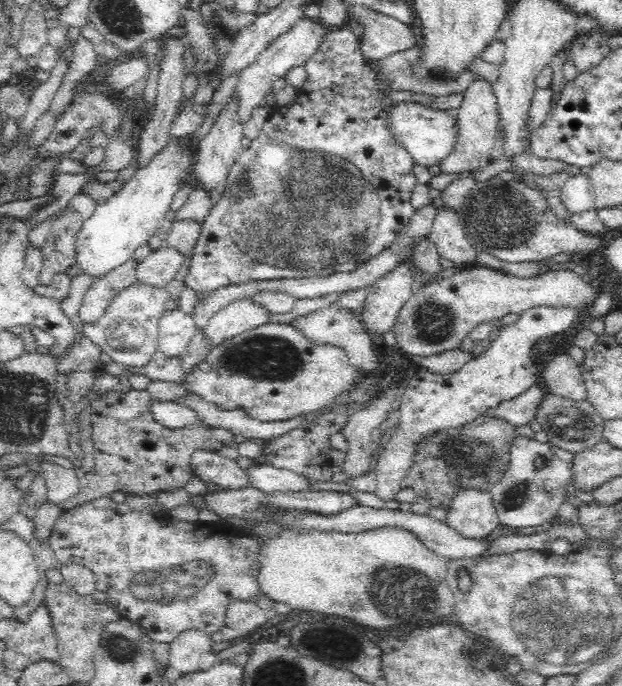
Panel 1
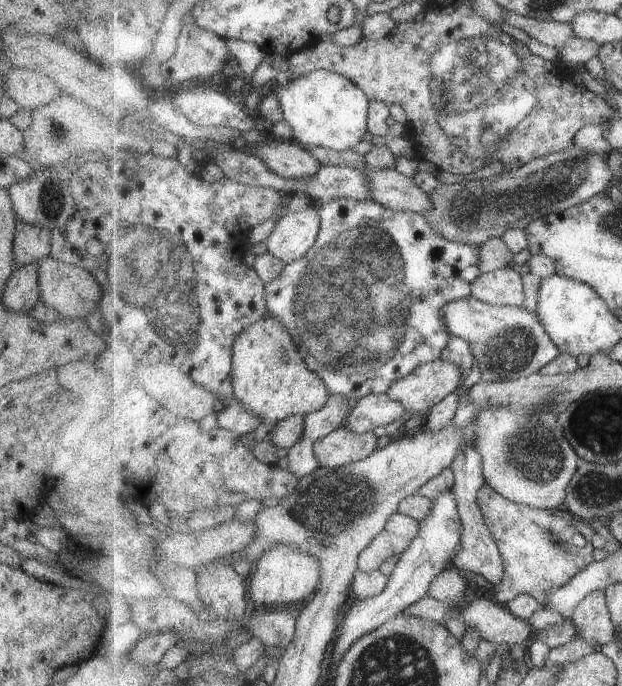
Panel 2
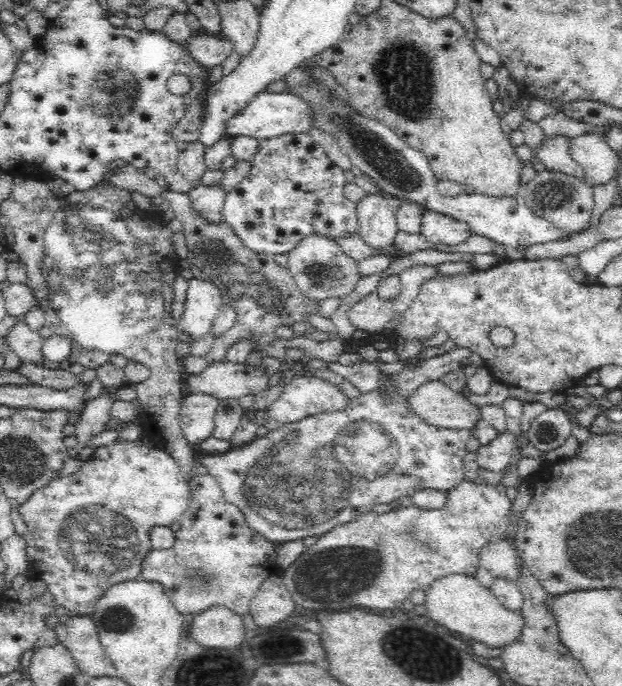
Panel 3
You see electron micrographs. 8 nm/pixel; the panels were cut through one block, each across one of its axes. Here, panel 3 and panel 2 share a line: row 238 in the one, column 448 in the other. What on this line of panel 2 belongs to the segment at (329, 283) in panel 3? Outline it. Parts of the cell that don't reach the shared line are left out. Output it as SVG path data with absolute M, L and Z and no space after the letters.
M471 297L449 304L444 312L452 337L463 338L471 344L474 359L479 362L483 373L481 378L487 381L518 380L531 376L562 354L538 314L523 306L491 305Z

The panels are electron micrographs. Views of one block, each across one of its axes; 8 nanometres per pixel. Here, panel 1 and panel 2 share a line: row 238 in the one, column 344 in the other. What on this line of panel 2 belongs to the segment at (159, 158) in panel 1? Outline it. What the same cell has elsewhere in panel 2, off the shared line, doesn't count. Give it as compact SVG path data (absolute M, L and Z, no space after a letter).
M325 69L291 80L280 81L276 92L281 100L284 121L294 129L294 141L303 146L321 146L343 152L367 139L370 99L355 82Z

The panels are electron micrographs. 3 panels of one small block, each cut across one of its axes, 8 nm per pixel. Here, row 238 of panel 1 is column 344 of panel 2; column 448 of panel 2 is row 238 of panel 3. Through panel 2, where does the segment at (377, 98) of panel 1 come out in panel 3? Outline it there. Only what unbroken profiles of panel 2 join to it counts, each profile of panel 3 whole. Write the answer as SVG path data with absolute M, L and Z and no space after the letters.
M281 134L261 139L250 161L247 175L227 193L222 208L222 222L248 248L258 254L286 254L298 247L308 236L320 236L338 243L358 231L357 204L346 199L346 176L324 151L322 145L309 134Z

